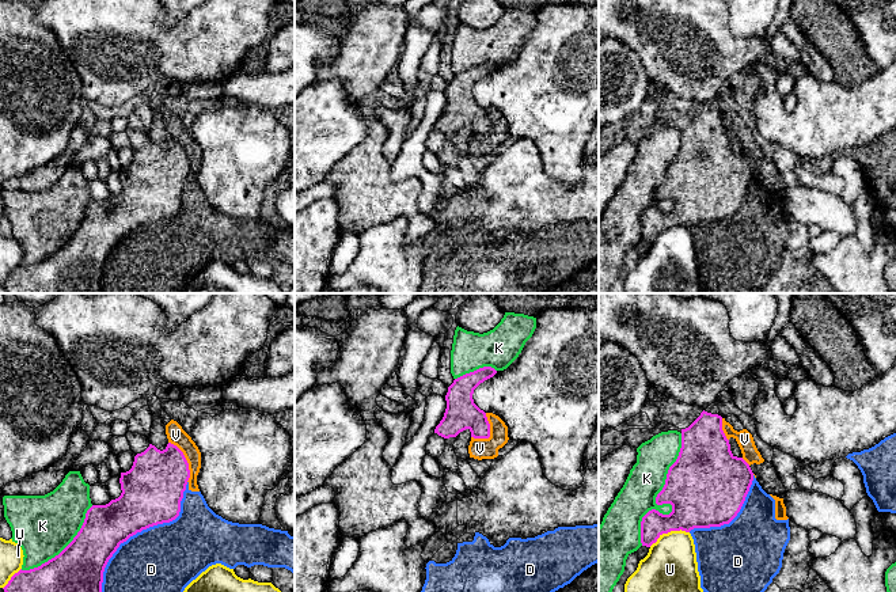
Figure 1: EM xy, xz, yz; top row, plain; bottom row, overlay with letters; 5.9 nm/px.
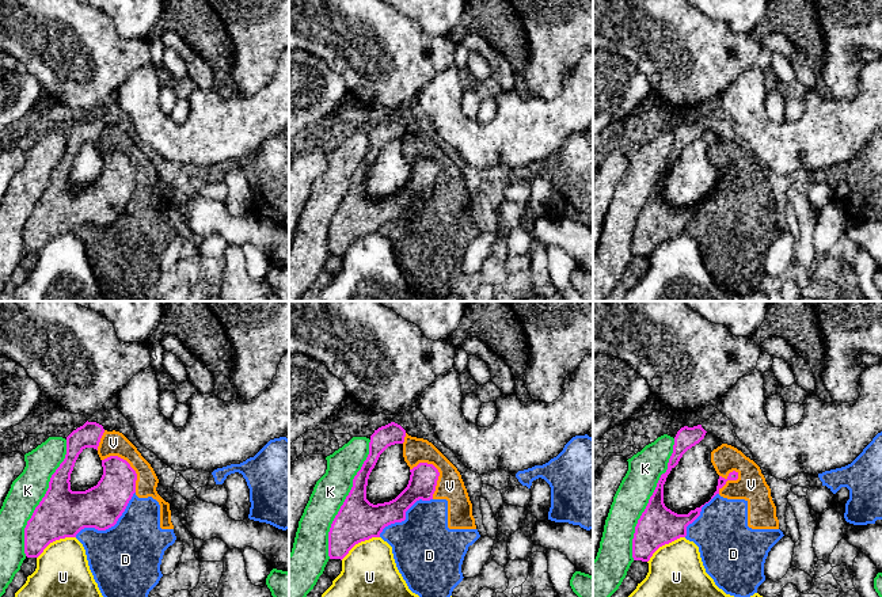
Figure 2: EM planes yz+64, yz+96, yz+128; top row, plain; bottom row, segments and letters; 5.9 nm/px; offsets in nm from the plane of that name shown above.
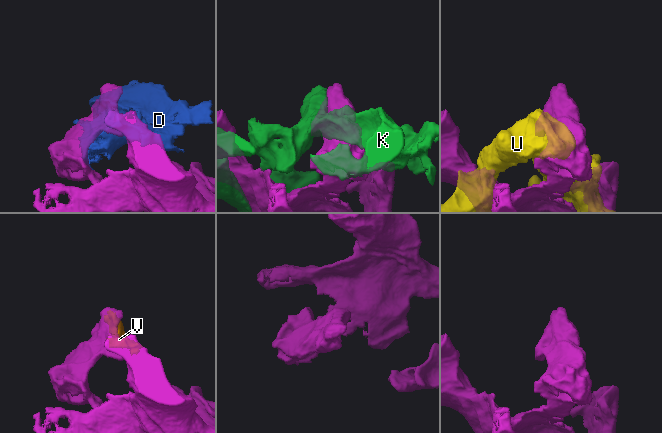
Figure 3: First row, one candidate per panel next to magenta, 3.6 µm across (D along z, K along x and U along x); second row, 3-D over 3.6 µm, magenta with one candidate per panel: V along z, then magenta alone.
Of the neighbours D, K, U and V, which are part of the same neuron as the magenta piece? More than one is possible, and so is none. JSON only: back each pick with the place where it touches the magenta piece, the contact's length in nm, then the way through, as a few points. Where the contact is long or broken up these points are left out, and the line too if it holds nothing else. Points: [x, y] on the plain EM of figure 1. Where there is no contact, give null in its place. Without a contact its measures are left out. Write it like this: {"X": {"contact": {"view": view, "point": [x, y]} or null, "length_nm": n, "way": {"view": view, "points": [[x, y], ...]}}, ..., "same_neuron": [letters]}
{"same_neuron": []}

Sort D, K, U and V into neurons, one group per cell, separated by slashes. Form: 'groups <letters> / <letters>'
groups D V / K / U

